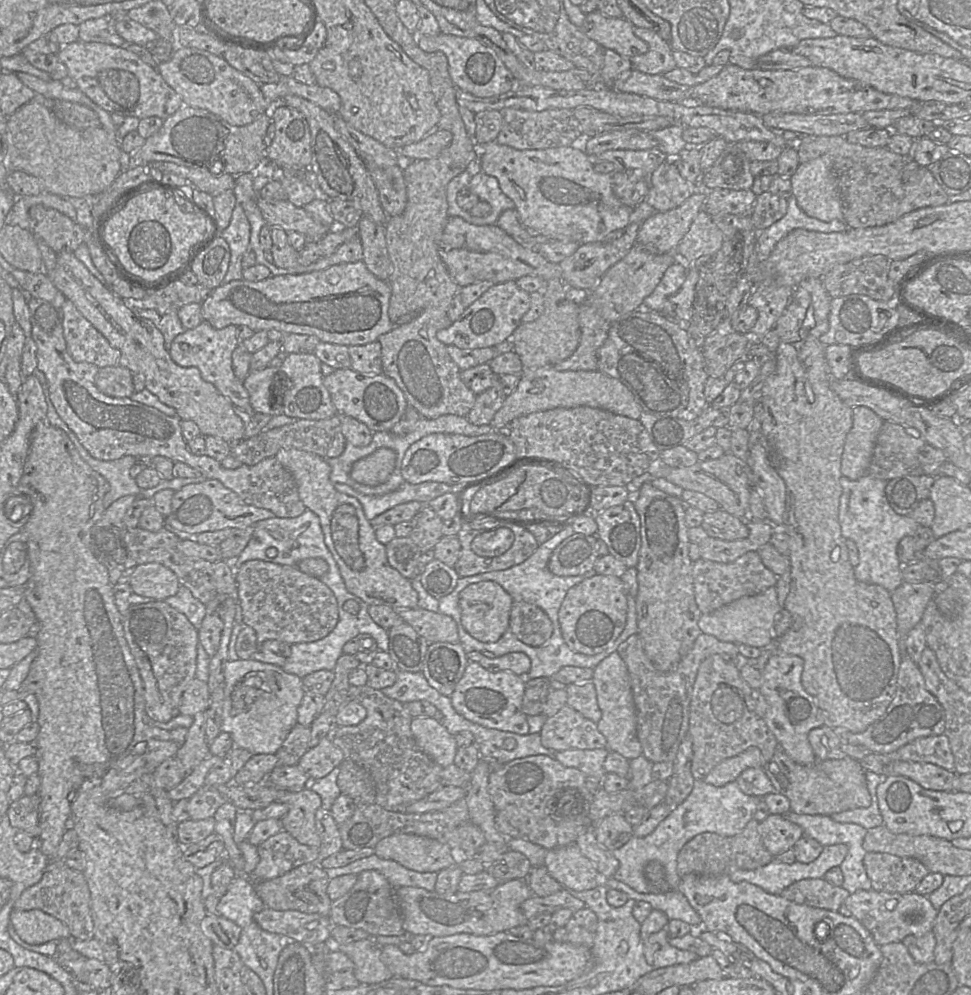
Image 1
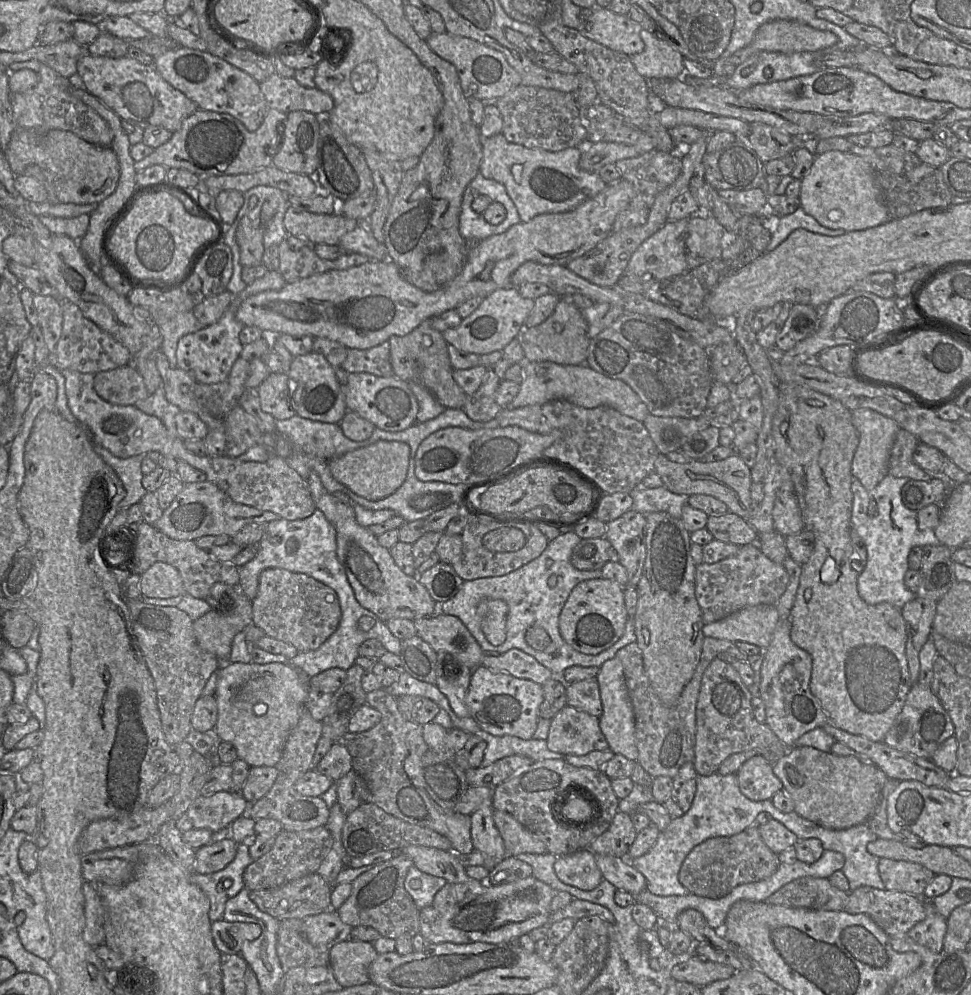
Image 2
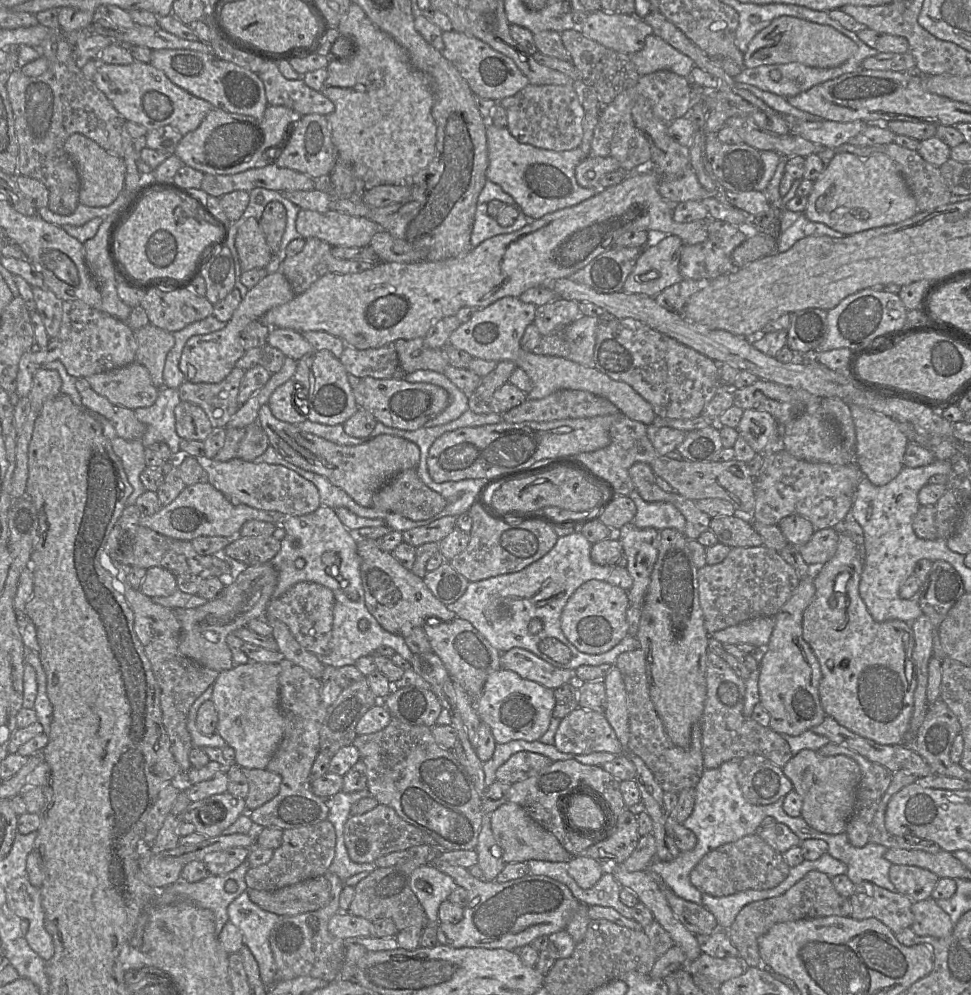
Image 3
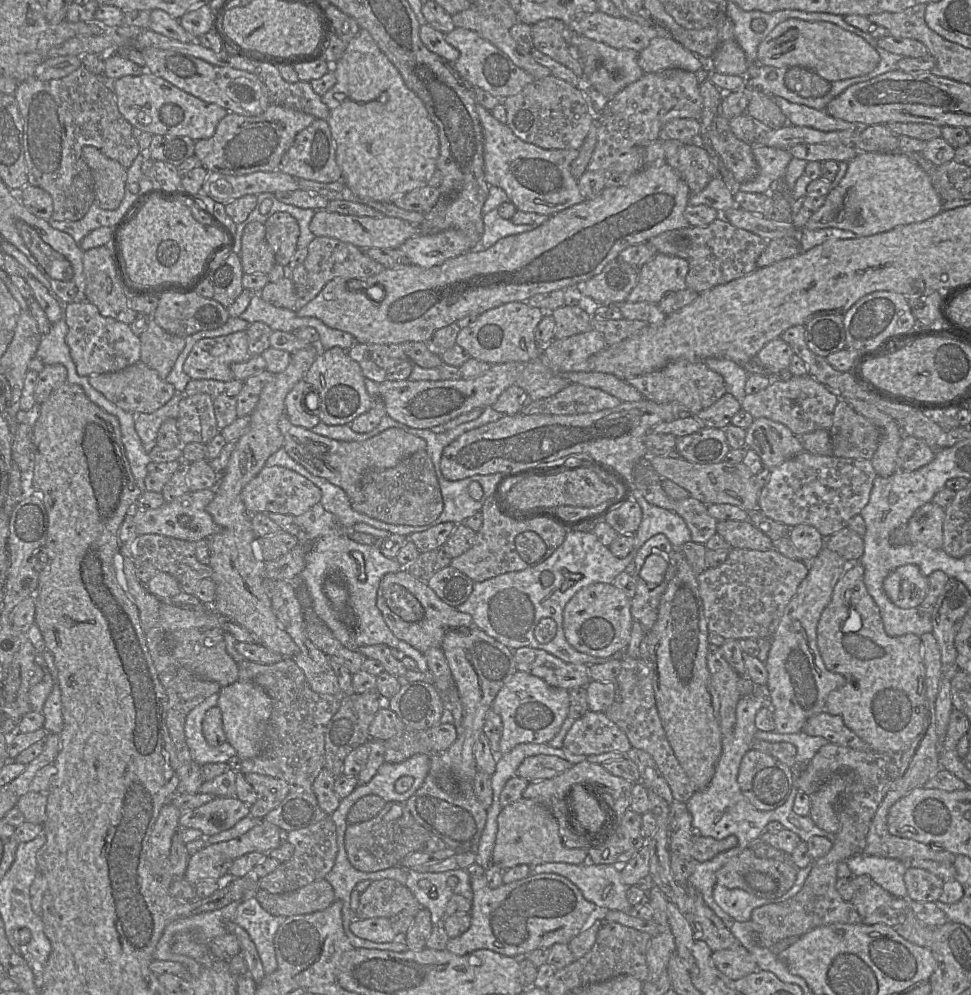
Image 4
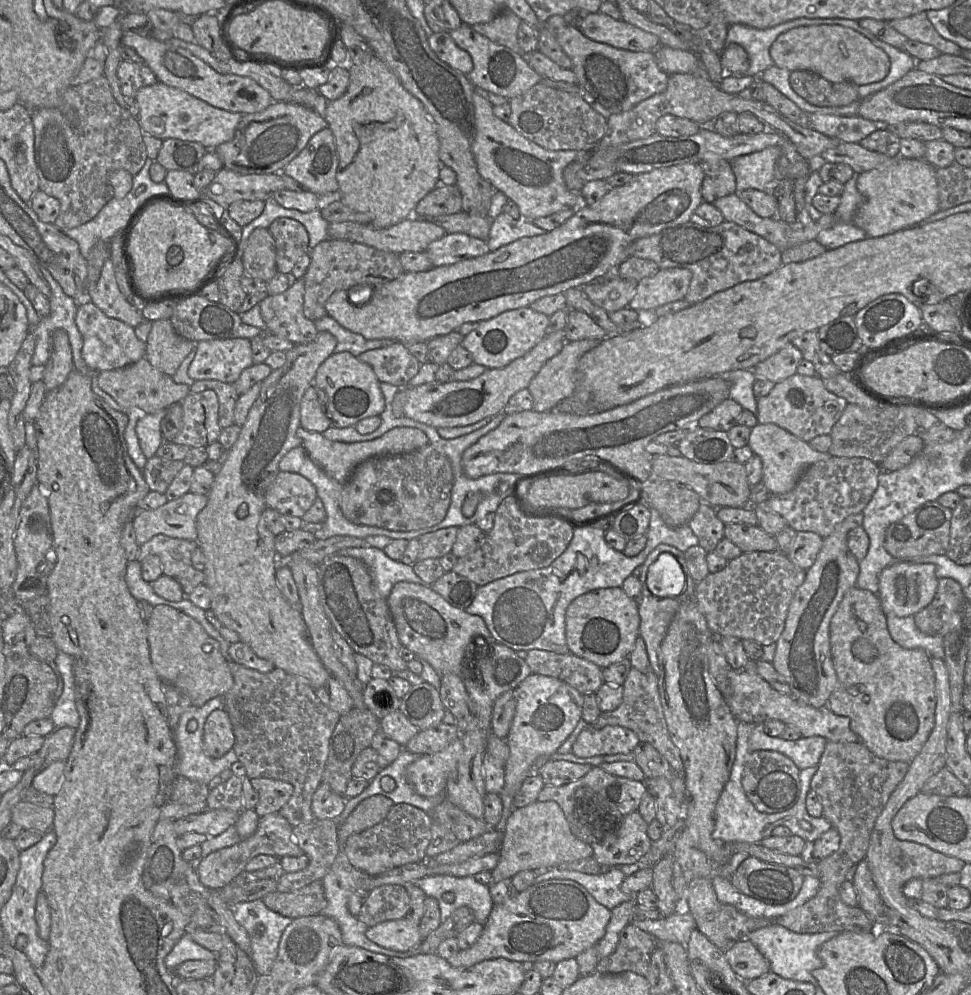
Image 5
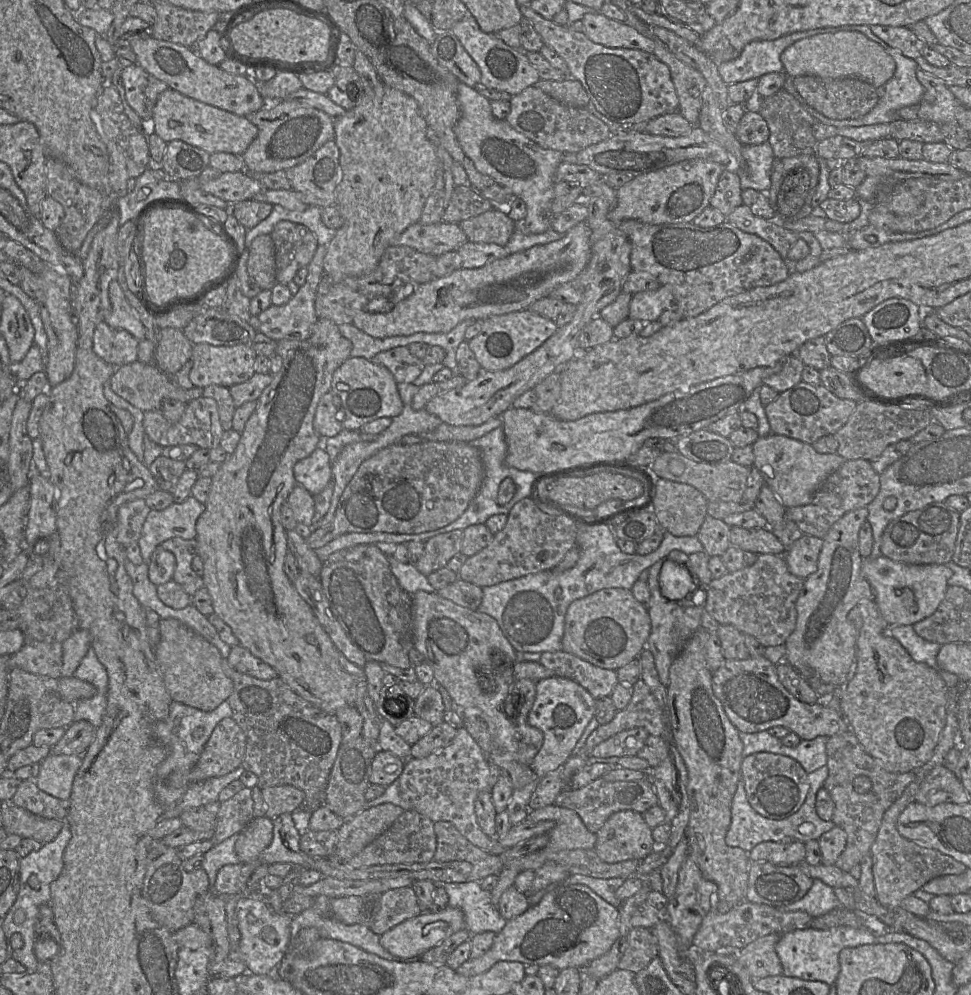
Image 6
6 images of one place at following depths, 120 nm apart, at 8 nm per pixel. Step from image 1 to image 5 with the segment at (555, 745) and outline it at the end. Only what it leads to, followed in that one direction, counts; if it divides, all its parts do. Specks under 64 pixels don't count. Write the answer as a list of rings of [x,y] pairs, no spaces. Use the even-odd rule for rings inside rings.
[[[588,725],[576,738],[571,752],[580,758],[628,754],[639,743],[637,734],[630,729],[612,725],[596,729],[593,725]]]

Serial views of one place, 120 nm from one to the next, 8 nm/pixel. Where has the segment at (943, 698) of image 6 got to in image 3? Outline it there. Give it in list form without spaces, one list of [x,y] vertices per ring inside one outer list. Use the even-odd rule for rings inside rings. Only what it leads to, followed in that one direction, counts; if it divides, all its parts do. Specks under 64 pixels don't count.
[[[840,532],[838,537],[837,550],[834,556],[825,564],[815,569],[814,586],[815,595],[812,602],[805,609],[802,620],[802,634],[804,640],[809,644],[816,655],[821,669],[821,680],[819,683],[819,697],[821,705],[827,716],[835,719],[841,726],[847,728],[859,736],[873,740],[881,745],[901,744],[905,733],[909,728],[909,723],[913,714],[914,691],[916,688],[915,667],[912,661],[912,650],[914,647],[914,637],[911,625],[901,620],[888,620],[877,622],[870,615],[864,601],[859,595],[859,583],[863,570],[863,563],[860,558],[858,549],[851,537],[845,532]],[[847,618],[847,624],[840,629],[839,625]]]

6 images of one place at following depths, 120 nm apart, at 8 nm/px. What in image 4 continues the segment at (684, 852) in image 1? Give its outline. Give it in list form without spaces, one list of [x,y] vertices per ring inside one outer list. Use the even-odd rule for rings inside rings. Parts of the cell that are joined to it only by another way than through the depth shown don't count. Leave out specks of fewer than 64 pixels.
[[[746,848],[717,871],[716,884],[728,889],[741,889],[760,898],[776,899],[794,885],[798,870],[799,868],[787,862],[758,858],[751,849]]]

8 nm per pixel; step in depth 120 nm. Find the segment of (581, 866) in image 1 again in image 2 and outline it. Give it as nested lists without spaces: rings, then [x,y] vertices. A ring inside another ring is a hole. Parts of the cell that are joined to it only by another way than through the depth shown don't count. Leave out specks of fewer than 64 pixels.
[[[589,849],[558,856],[554,863],[554,871],[563,883],[584,891],[593,890],[603,879],[595,854]]]

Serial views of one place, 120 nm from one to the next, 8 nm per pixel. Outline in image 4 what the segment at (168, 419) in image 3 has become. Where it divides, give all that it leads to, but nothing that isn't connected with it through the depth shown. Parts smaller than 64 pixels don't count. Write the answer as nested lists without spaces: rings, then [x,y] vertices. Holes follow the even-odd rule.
[[[177,392],[165,405],[152,413],[135,415],[135,430],[145,451],[149,452],[157,445],[157,435],[162,423],[168,418],[178,418],[179,402],[183,393]]]

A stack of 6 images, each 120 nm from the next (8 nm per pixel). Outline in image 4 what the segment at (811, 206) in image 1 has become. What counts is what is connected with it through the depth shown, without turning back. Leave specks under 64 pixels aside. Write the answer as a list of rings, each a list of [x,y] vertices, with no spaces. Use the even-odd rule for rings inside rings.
[[[859,152],[848,162],[845,176],[836,187],[831,188],[825,196],[824,204],[812,213],[804,228],[838,228],[851,231],[860,237],[871,236],[892,230],[899,225],[925,221],[941,212],[942,202],[929,175],[903,152]]]

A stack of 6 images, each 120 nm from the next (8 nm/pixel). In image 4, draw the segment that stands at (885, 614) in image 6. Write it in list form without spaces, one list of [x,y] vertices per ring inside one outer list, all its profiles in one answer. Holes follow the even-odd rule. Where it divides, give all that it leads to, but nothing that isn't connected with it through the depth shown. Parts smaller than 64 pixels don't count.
[[[907,564],[897,567],[885,577],[883,589],[896,606],[903,609],[916,608],[928,592],[928,581],[918,566]]]

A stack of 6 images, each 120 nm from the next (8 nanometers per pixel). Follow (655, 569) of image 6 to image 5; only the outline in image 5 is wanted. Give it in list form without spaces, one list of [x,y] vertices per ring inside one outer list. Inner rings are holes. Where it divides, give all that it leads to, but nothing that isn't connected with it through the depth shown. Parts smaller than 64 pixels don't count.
[[[659,544],[656,546],[647,556],[644,563],[641,565],[642,572],[639,575],[639,580],[641,582],[642,586],[642,600],[640,603],[638,603],[638,612],[640,616],[640,635],[642,636],[647,650],[647,655],[650,663],[651,670],[655,672],[658,676],[659,672],[659,666],[658,666],[658,650],[659,647],[667,633],[668,627],[676,614],[679,607],[686,601],[694,600],[695,598],[695,591],[696,591],[696,584],[698,583],[695,581],[688,569],[687,562],[685,560],[684,553],[677,549],[674,546],[668,545],[668,544]],[[661,553],[671,553],[680,563],[685,577],[686,577],[686,583],[683,592],[679,596],[674,597],[657,597],[655,596],[648,588],[646,583],[646,576],[647,576],[647,570],[651,564],[653,564],[658,556]]]

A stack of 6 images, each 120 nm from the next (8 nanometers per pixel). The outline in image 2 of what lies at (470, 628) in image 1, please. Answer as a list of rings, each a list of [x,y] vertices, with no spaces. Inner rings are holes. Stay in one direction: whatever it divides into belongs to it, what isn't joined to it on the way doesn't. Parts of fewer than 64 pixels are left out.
[[[484,599],[477,606],[481,629],[486,639],[495,646],[503,644],[506,639],[508,610],[507,603],[500,599]]]

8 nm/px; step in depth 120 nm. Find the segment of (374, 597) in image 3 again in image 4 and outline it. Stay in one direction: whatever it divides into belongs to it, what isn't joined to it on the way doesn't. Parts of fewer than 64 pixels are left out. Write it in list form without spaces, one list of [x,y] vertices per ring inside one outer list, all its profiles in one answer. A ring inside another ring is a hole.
[[[405,569],[386,574],[381,579],[376,605],[394,636],[421,653],[430,648],[441,648],[442,640],[448,630],[473,627],[470,614],[462,613],[444,603],[426,583],[413,577]]]

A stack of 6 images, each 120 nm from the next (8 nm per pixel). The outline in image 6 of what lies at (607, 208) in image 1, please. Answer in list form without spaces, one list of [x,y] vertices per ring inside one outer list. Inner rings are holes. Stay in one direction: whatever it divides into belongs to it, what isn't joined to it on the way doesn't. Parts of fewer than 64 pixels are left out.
[[[460,81],[458,102],[460,118],[454,126],[454,133],[464,153],[479,172],[510,189],[526,204],[527,213],[522,221],[517,221],[518,229],[524,234],[541,234],[552,229],[555,216],[551,213],[550,206],[554,197],[554,174],[563,162],[565,153],[542,148],[516,131],[505,119],[497,119],[492,113],[491,101],[477,88]]]

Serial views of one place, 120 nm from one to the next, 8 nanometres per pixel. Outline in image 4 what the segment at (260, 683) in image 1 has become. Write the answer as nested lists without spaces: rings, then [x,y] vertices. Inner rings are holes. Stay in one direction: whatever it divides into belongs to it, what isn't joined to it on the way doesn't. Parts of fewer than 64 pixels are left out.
[[[241,680],[221,687],[218,695],[216,706],[221,711],[226,741],[236,750],[240,760],[257,756],[268,741],[268,724],[272,712],[271,699],[257,684]]]

